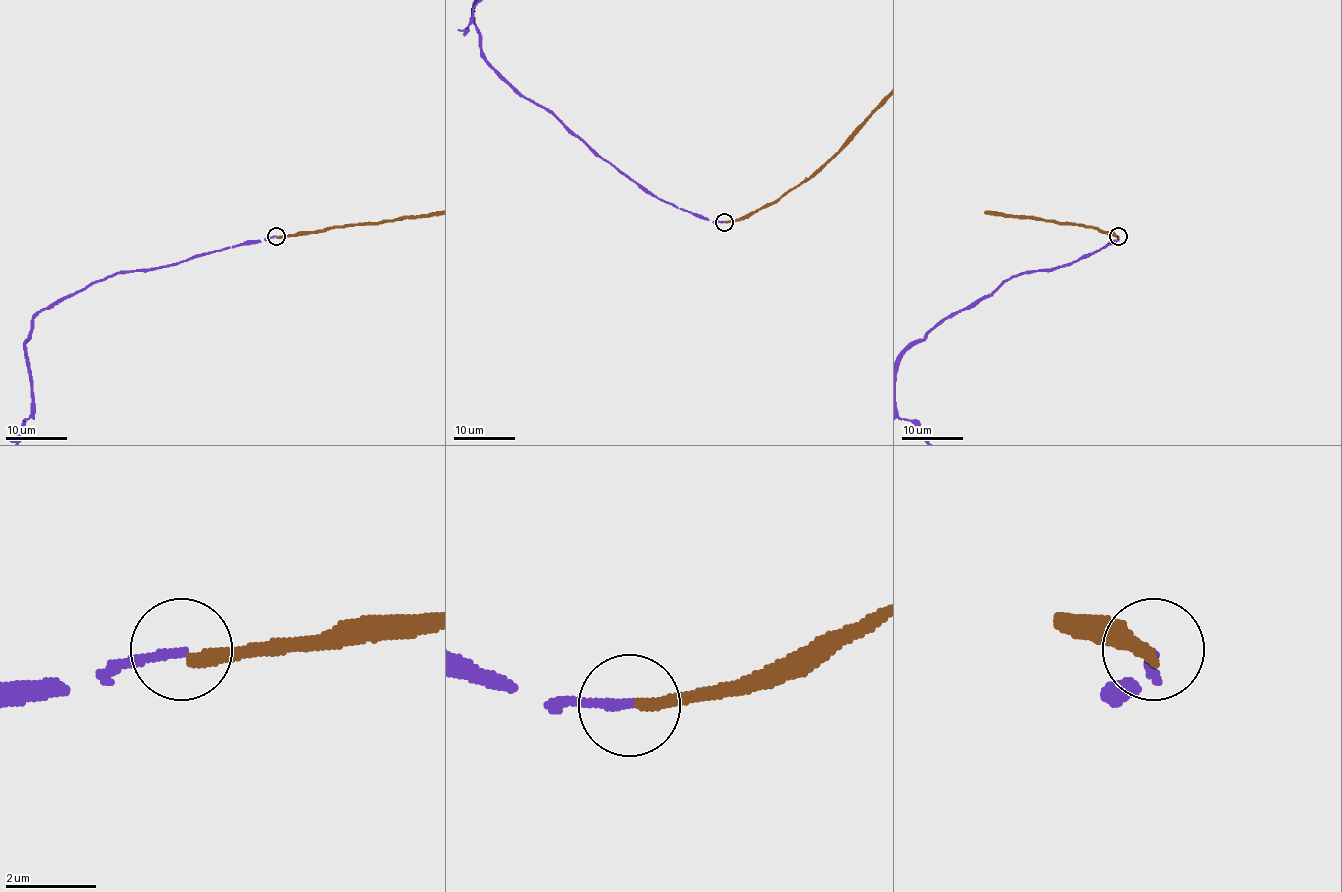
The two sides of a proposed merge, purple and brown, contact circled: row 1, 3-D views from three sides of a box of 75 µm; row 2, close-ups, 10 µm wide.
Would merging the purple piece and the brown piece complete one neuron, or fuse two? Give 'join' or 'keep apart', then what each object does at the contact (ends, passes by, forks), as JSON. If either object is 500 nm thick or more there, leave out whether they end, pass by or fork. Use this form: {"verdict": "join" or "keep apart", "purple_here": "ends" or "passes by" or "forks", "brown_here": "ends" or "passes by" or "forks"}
{"verdict": "keep apart", "purple_here": "ends", "brown_here": "ends"}

